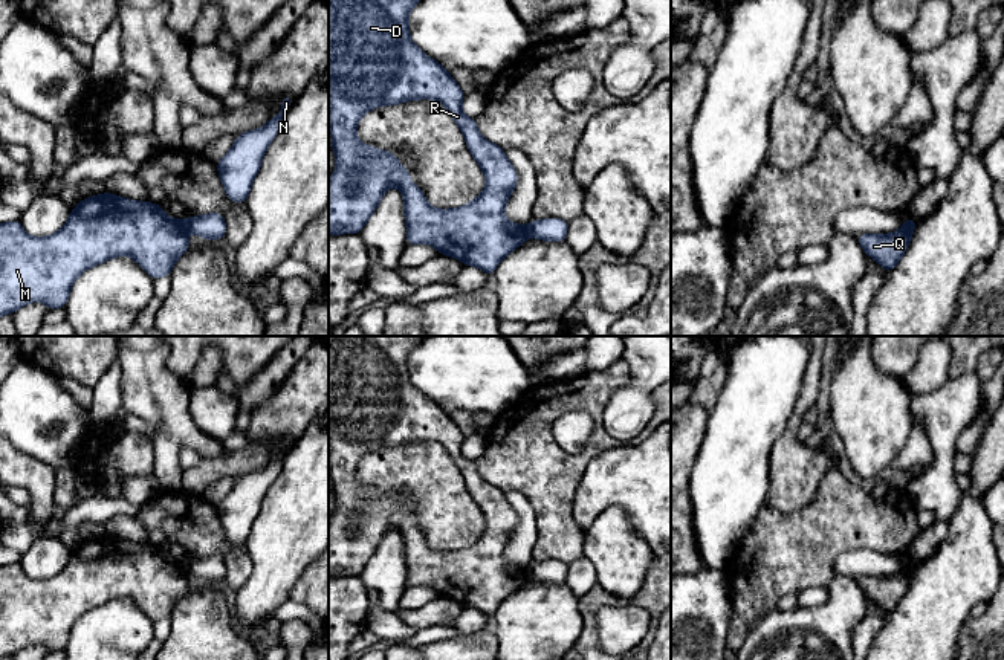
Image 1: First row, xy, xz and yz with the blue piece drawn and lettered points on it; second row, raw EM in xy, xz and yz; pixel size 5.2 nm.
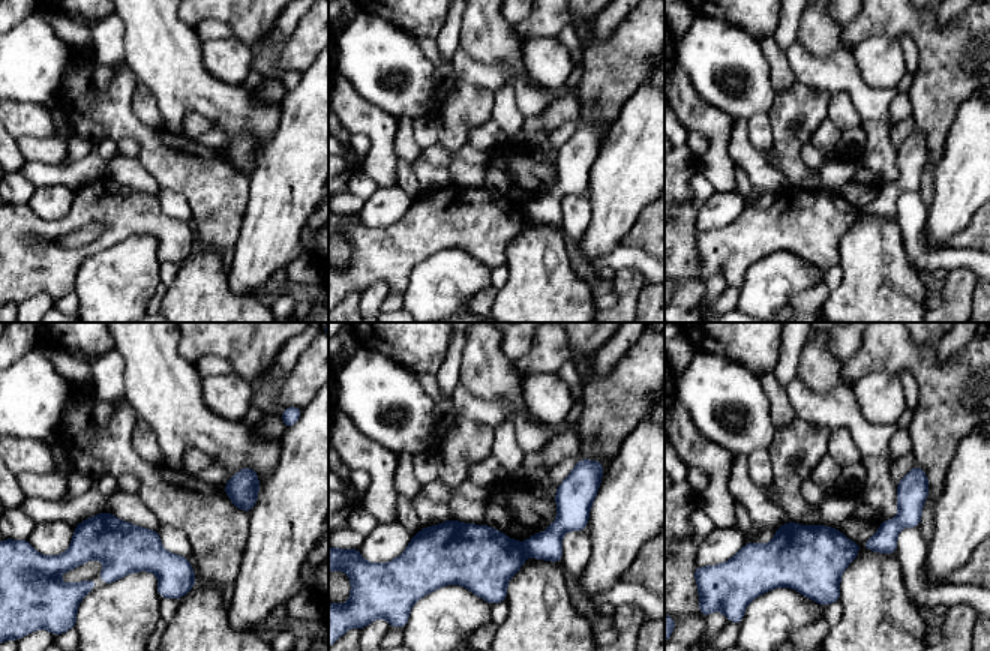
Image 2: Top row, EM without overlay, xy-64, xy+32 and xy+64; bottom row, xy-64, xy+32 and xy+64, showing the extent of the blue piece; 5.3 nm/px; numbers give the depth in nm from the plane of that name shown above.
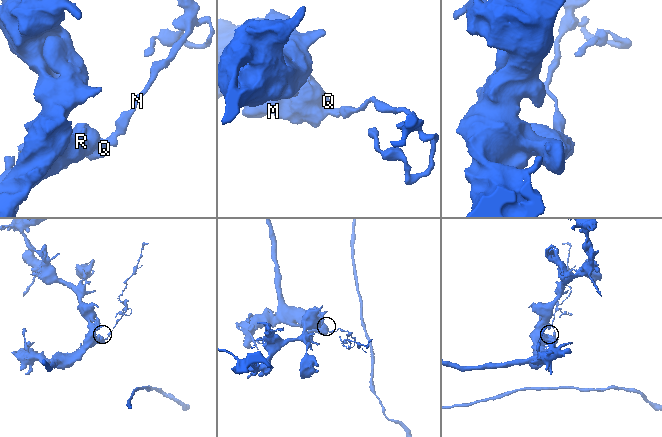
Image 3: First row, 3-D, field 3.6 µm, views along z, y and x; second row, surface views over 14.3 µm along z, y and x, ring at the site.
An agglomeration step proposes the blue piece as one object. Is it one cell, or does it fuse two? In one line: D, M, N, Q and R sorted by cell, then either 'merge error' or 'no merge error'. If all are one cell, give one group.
D M Q R / N; merge error

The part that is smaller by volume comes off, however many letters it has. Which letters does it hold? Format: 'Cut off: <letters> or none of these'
Cut off: N

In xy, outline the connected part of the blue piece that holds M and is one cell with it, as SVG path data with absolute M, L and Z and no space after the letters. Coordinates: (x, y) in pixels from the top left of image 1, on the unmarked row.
M104 535L81 541L70 553L66 567L49 579L31 579L20 562L0 565L0 658L15 655L23 648L41 643L47 651L64 649L73 623L92 608L110 600L130 597L153 622L170 619L174 605L189 591L186 565L179 559L171 562L162 548L151 544L134 544Z

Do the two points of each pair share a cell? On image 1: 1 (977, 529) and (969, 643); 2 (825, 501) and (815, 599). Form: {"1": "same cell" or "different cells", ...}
{"1": "different cells", "2": "different cells"}

